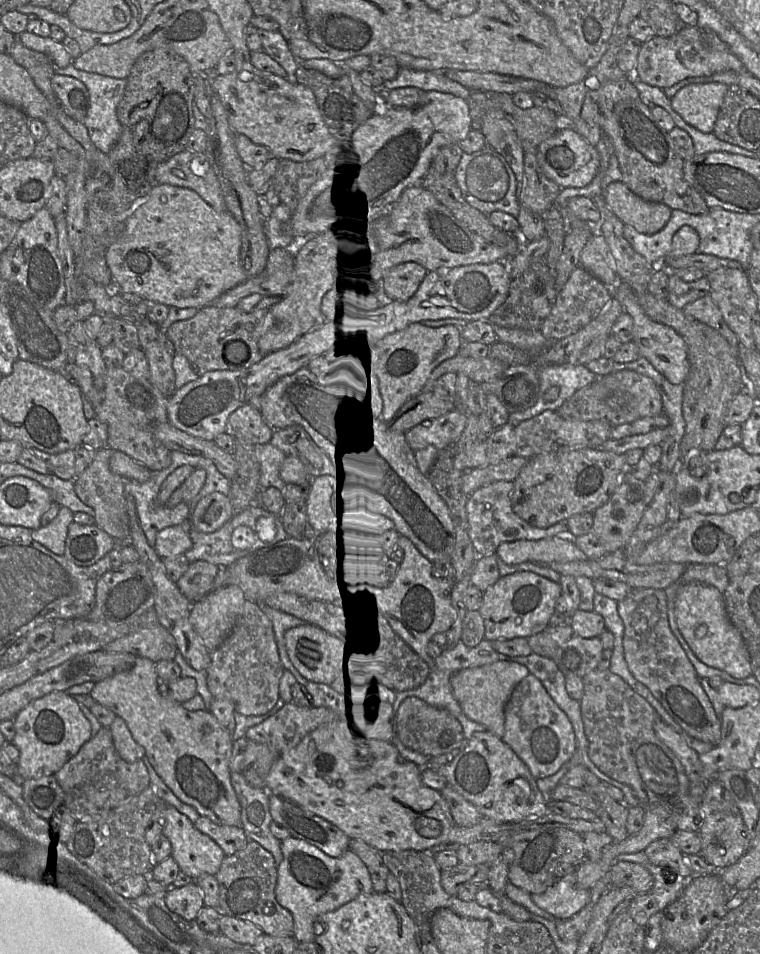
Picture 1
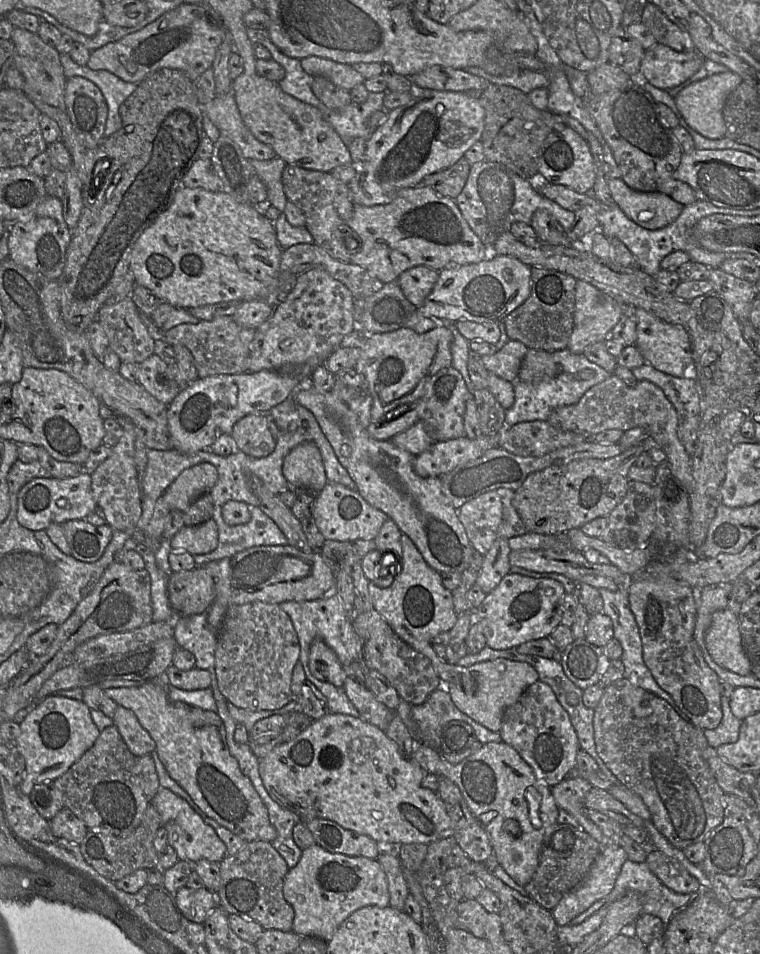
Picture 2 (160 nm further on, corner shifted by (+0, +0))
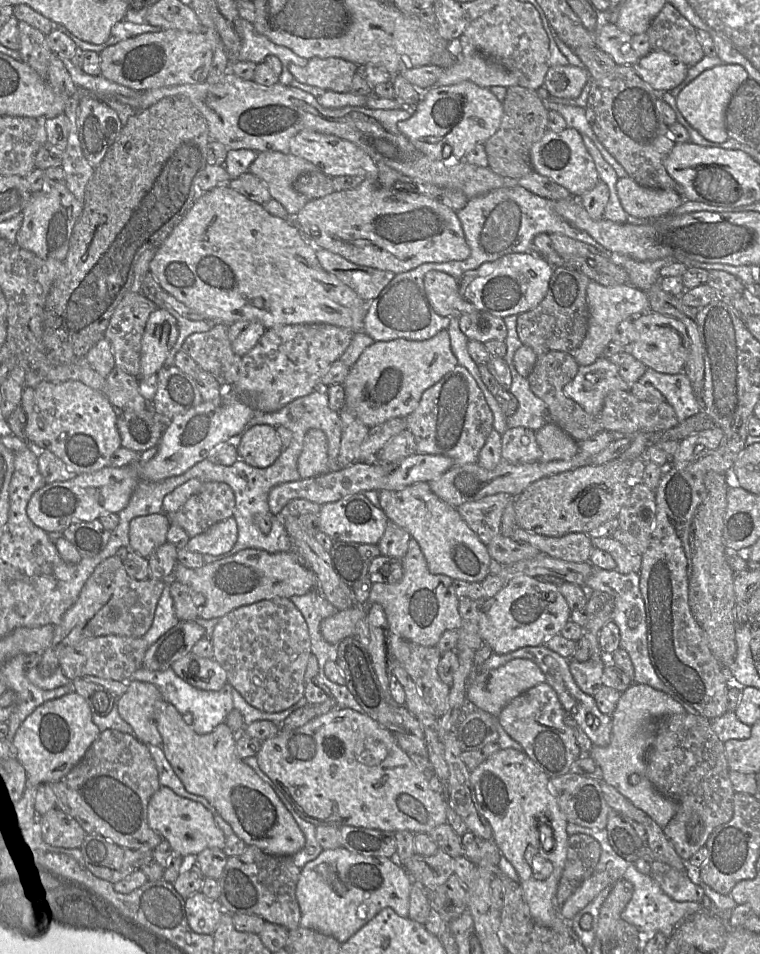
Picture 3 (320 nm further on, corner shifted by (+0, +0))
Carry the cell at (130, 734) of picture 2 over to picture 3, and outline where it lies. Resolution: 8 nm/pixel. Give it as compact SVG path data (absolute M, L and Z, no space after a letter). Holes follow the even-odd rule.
M129 680L128 690L117 698L116 704L118 713L133 729L133 735L144 744L161 746L162 737L156 725L156 712L158 702L162 699L159 689L151 683L137 680Z

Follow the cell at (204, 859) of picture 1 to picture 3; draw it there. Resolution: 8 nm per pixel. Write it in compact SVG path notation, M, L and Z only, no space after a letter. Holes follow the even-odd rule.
M161 786L148 804L148 824L172 847L174 854L182 857L198 855L208 848L223 850L225 837L216 825L213 815L201 803L177 795L172 789Z

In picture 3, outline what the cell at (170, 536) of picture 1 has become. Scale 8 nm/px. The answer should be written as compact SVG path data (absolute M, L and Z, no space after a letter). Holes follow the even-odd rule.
M228 519L212 525L204 533L190 537L185 548L201 554L218 555L230 551L238 538L236 519Z

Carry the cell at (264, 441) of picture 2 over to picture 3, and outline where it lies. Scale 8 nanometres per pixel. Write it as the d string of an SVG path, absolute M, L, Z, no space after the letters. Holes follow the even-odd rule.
M255 425L245 430L235 441L239 458L250 466L267 468L281 455L283 447L270 425Z

